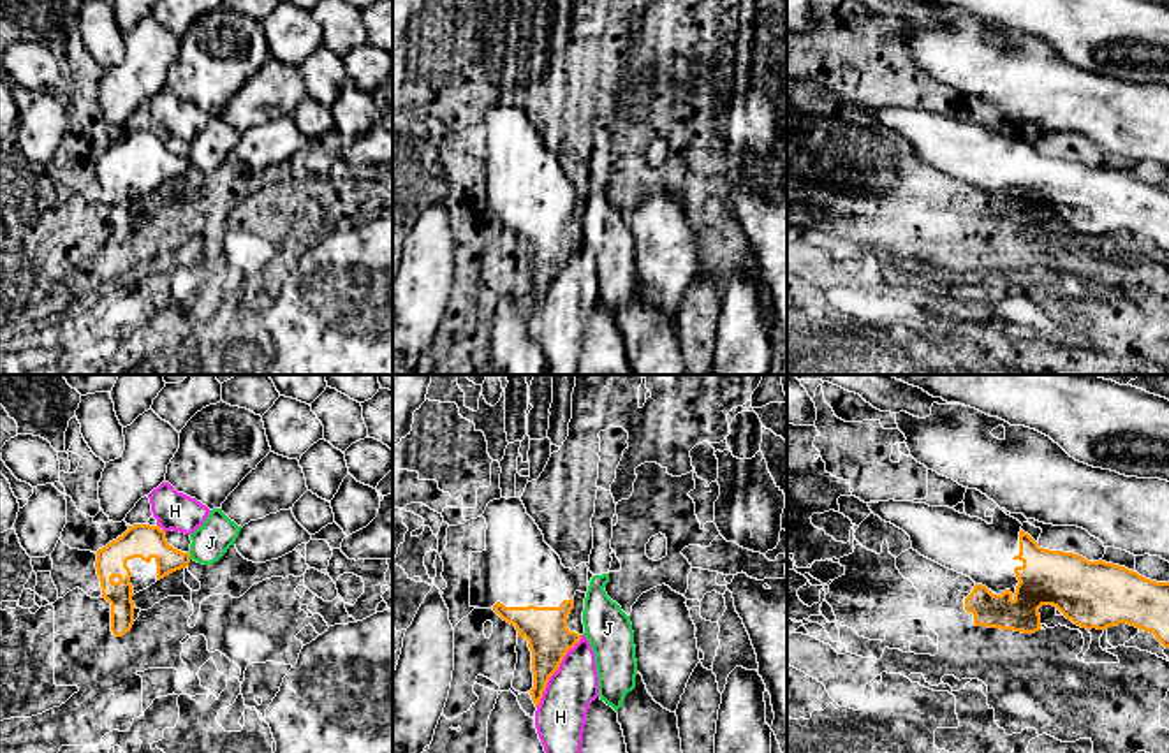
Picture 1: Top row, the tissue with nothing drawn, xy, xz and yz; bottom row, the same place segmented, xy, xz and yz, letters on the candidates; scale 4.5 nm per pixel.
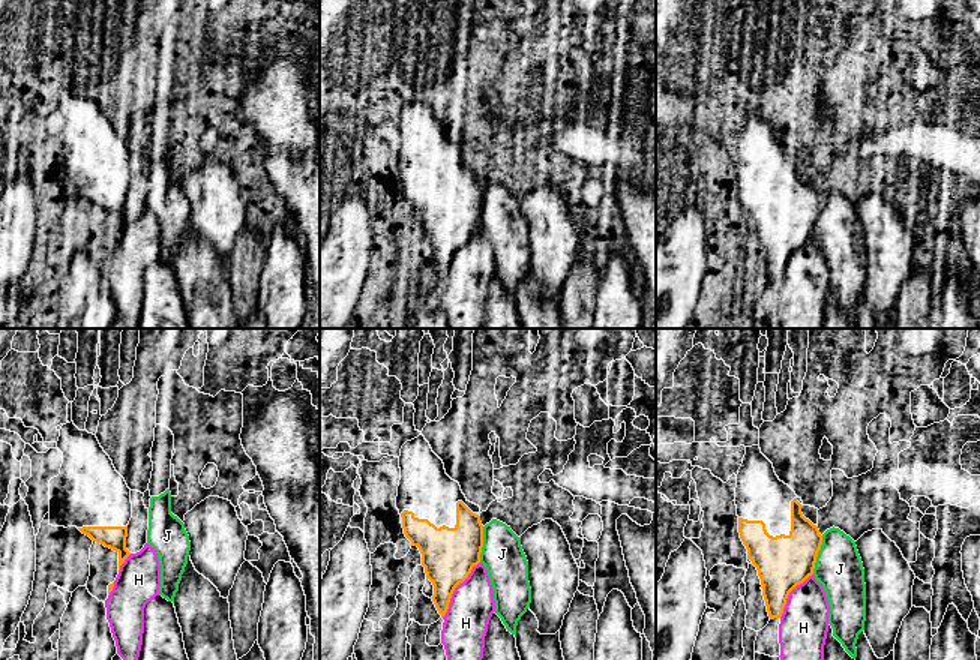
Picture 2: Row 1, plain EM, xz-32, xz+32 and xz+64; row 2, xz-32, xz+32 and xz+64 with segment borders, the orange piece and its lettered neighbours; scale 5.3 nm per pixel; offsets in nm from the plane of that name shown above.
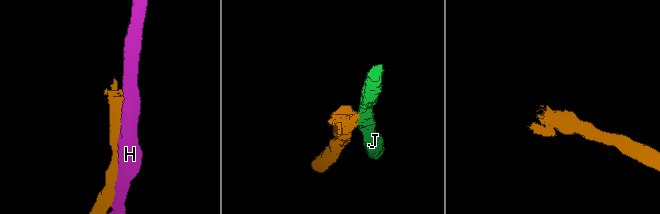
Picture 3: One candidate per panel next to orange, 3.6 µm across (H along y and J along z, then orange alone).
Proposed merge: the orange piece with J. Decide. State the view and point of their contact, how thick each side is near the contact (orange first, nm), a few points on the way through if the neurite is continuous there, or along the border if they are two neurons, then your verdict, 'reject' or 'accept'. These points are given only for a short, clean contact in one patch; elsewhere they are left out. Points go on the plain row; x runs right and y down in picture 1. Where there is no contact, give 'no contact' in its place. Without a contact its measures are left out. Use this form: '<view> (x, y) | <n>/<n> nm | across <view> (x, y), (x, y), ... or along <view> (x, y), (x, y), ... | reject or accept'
xy (189, 160) | 160/170 nm | along xy (189, 157), (191, 164) | reject

